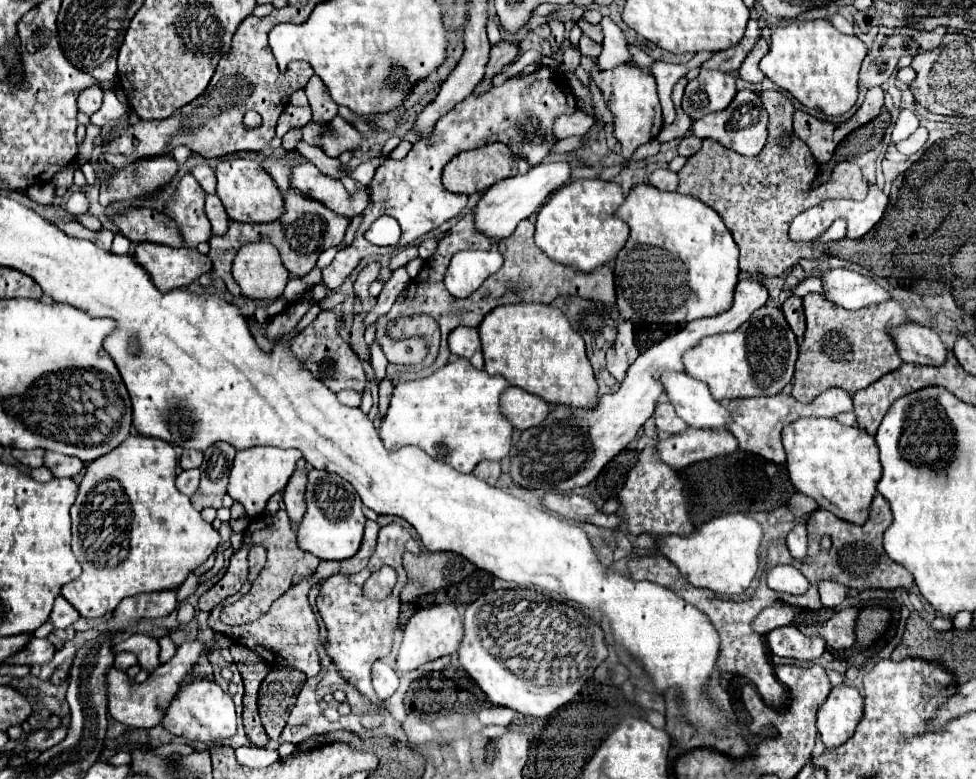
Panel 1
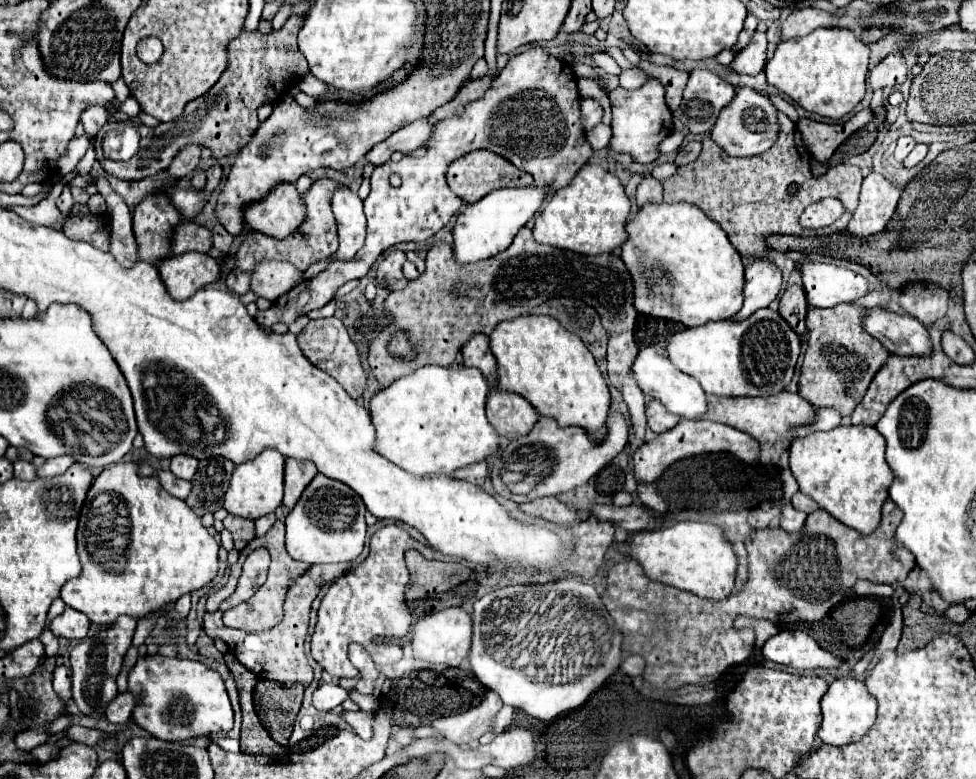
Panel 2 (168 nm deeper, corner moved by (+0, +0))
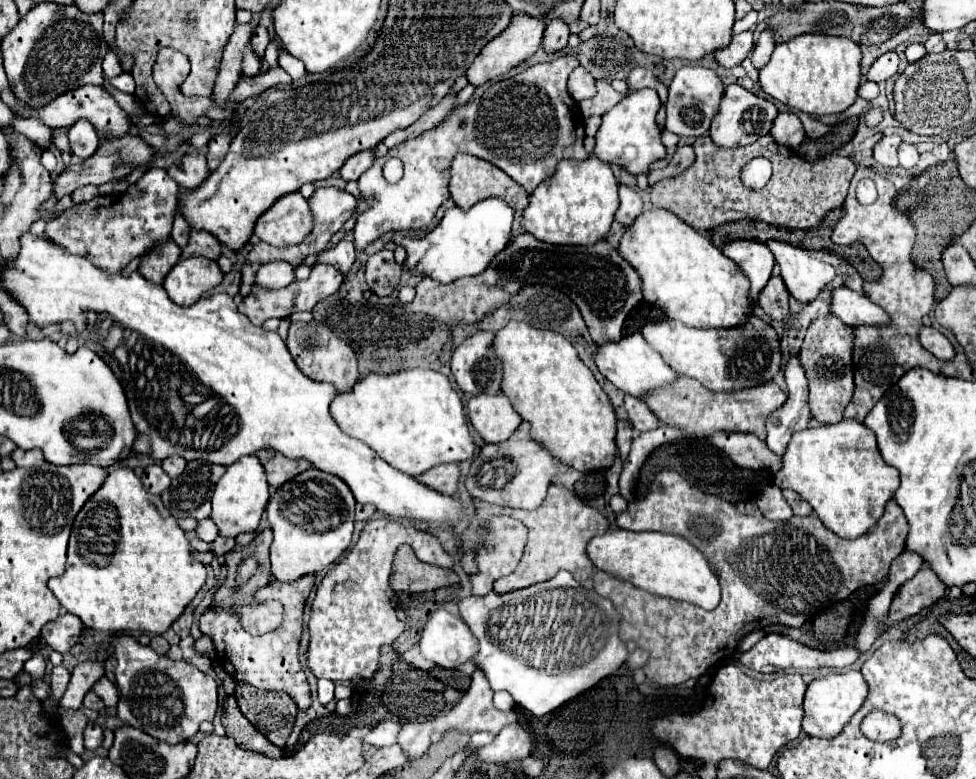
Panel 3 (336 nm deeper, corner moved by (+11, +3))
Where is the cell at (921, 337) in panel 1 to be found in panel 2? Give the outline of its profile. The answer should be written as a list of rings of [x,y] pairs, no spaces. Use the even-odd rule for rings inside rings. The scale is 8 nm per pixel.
[[[870,309],[864,319],[864,329],[876,337],[892,355],[928,357],[932,343],[928,329],[910,315],[898,315],[886,309]]]

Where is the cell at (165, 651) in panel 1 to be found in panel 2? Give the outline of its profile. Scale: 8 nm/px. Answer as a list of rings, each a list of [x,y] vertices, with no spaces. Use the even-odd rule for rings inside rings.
[[[162,655],[138,659],[128,675],[128,689],[136,697],[134,721],[150,735],[164,741],[226,735],[234,723],[234,711],[222,677],[200,661],[170,659]]]

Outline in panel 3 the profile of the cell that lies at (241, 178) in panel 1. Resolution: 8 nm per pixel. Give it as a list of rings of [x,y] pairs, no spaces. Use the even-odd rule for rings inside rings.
[[[301,192],[277,200],[255,224],[255,236],[277,248],[303,242],[309,230],[313,230],[313,216]]]

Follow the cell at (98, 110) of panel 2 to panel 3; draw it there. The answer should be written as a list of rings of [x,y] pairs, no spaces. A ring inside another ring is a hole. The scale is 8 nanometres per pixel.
[[[79,120],[69,128],[69,144],[75,156],[79,156],[81,160],[87,160],[95,154],[99,146],[99,136],[87,120]]]

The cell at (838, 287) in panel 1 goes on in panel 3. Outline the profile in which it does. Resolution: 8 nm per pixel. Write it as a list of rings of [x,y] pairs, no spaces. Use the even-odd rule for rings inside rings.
[[[769,240],[767,246],[781,266],[781,278],[789,294],[793,294],[803,304],[815,300],[817,294],[835,278],[835,268],[813,258],[805,248],[779,240]]]

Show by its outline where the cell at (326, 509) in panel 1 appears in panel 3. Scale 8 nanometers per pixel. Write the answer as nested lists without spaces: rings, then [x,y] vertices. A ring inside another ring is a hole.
[[[309,468],[285,482],[267,504],[267,520],[273,530],[271,574],[279,582],[295,582],[333,564],[351,544],[355,498],[349,486],[317,468]]]

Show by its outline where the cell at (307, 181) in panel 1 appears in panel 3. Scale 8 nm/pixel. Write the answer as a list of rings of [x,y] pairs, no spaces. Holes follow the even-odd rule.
[[[345,232],[345,236],[341,238],[341,242],[319,254],[317,256],[317,262],[325,262],[325,264],[333,264],[337,270],[343,272],[343,276],[347,278],[347,274],[351,272],[353,268],[353,262],[355,262],[355,248],[353,248],[353,232]]]

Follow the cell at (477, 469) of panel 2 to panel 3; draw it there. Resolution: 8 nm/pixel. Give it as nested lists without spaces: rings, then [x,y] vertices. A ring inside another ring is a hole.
[[[441,464],[425,474],[417,476],[417,482],[429,486],[431,490],[437,490],[441,494],[453,494],[457,490],[459,482],[459,466],[457,464]]]

